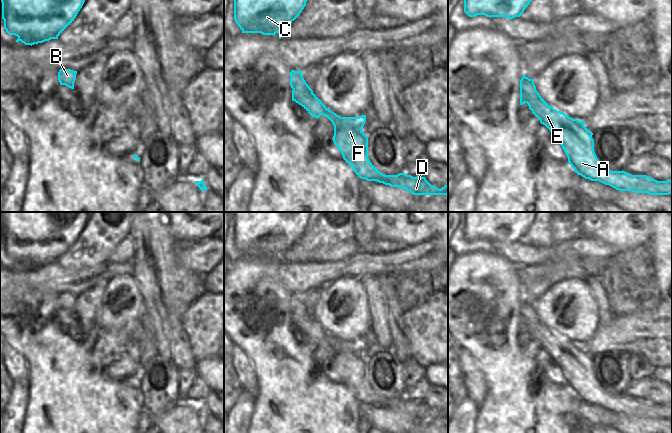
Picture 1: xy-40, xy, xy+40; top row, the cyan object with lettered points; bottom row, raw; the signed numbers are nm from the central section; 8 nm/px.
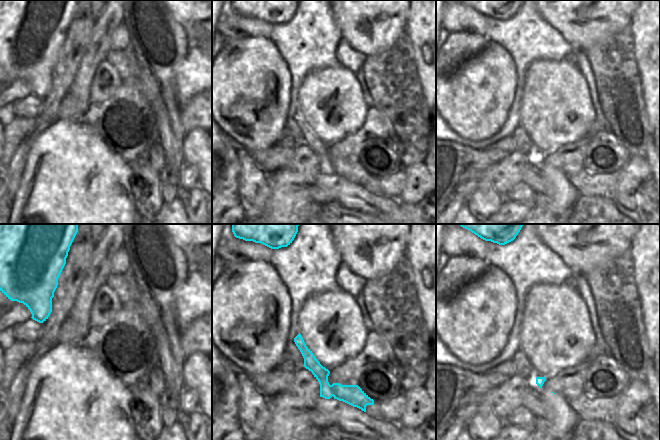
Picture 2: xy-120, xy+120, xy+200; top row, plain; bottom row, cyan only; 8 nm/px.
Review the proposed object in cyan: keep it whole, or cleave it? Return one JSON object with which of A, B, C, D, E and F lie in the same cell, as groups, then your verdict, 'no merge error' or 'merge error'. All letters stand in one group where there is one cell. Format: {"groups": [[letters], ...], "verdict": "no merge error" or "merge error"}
{"groups": [["A", "D", "E", "F"], ["B", "C"]], "verdict": "merge error"}

